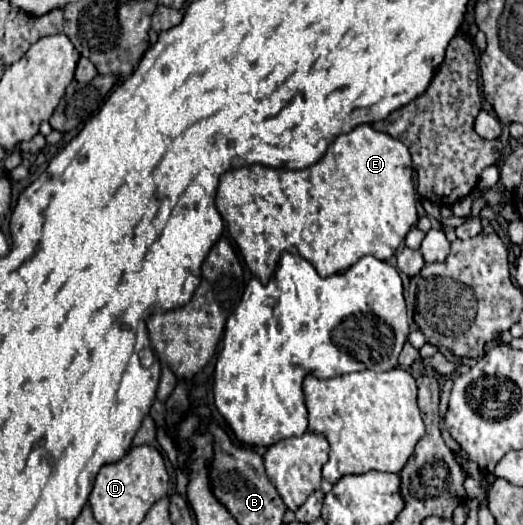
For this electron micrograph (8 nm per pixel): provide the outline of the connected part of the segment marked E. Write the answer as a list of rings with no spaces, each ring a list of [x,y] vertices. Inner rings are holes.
[[[362,124],[348,134],[340,134],[328,146],[324,158],[310,168],[284,170],[252,164],[226,172],[220,178],[216,208],[248,270],[260,282],[268,284],[282,252],[300,254],[318,270],[320,276],[344,274],[348,266],[366,254],[372,254],[378,260],[392,258],[408,230],[418,221],[416,194],[408,148],[400,140],[374,130],[370,124]]]

